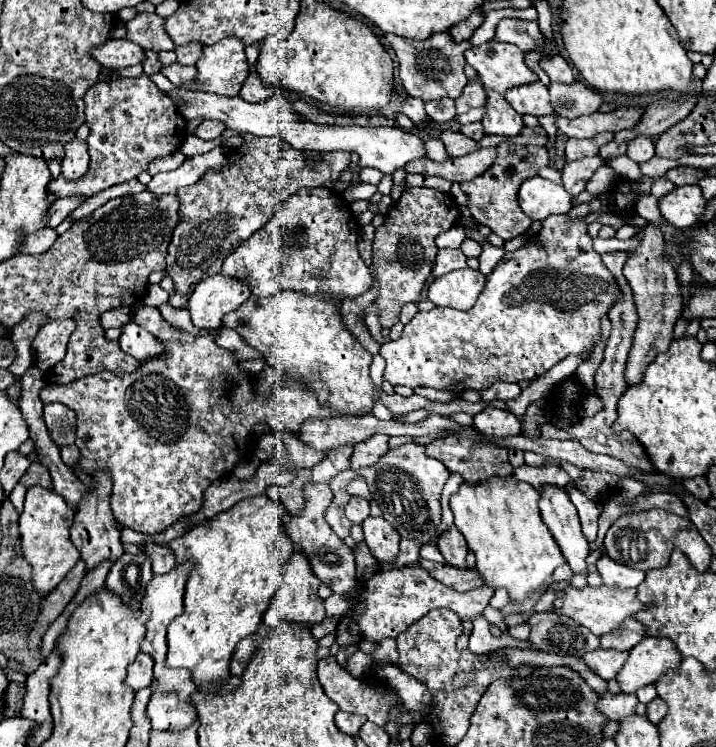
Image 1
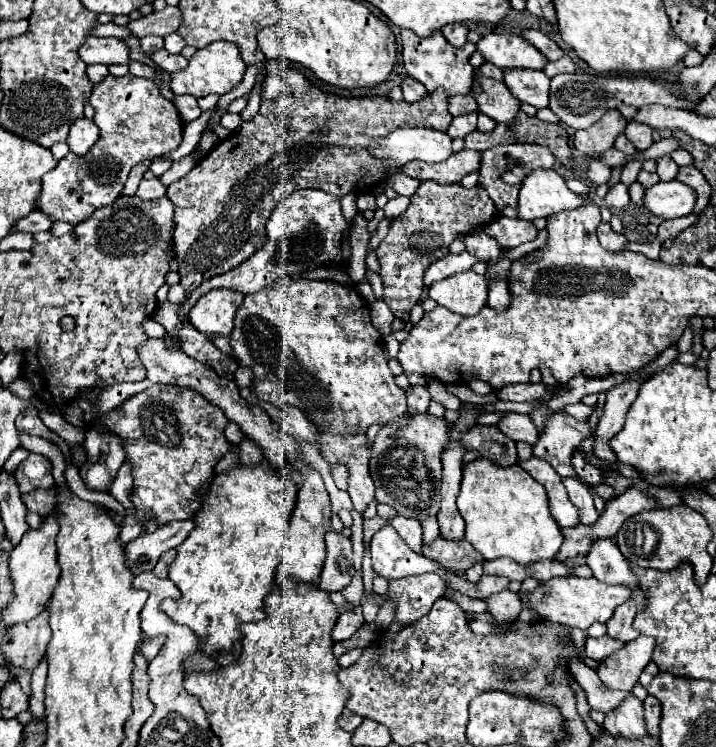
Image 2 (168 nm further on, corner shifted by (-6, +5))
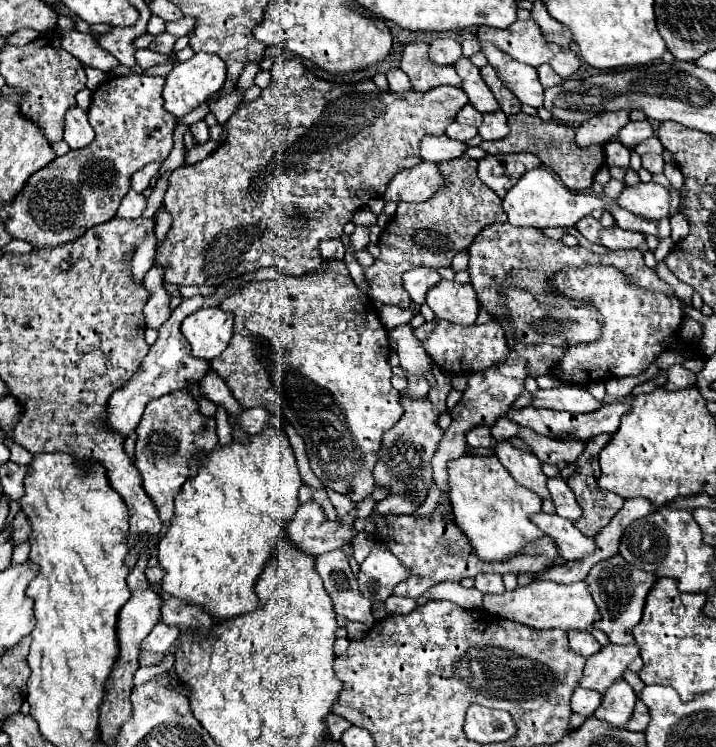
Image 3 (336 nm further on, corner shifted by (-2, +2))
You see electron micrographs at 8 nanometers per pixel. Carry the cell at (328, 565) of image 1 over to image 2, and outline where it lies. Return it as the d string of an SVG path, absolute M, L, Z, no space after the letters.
M329 530L325 542L327 542L327 558L319 578L319 586L327 592L341 592L355 574L351 540L345 538L343 534Z

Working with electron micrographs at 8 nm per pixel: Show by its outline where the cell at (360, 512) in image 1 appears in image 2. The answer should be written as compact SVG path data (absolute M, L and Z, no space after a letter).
M285 276L279 278L275 284L271 286L265 286L261 288L259 292L253 292L253 294L247 294L245 300L243 300L243 306L237 310L237 316L235 316L235 330L231 332L231 356L237 360L239 366L247 366L253 370L253 382L251 382L251 392L255 398L259 398L261 402L269 402L273 406L277 406L277 396L281 402L287 402L291 406L297 406L301 412L307 414L309 420L313 420L313 424L317 426L317 442L321 442L321 456L329 462L329 464L345 464L349 468L349 496L353 500L353 508L363 514L367 504L375 498L375 486L373 486L373 480L369 476L369 460L371 460L371 442L367 440L367 428L371 424L377 424L377 422L389 422L391 418L395 416L403 416L407 412L407 404L405 404L405 390L399 388L393 380L393 374L387 366L387 360L385 360L385 348L383 348L383 336L379 334L379 330L371 324L371 312L369 312L369 304L357 294L357 290L353 290L349 286L343 286L339 282L333 282L333 280L291 280L290 277Z

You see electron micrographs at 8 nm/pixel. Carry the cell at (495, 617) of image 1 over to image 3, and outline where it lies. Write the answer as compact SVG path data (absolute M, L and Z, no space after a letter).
M391 595L385 601L386 611L389 616L406 615L416 606L417 603L413 599L397 597L395 595Z

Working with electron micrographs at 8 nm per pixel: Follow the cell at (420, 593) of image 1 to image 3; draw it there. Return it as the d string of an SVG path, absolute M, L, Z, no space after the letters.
M481 573L475 577L475 587L481 593L503 593L505 585L501 575L493 575L493 573Z

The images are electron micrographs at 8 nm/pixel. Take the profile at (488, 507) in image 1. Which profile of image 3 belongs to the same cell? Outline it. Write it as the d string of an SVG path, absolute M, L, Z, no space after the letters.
M463 455L449 461L447 471L455 525L465 533L479 559L503 563L543 537L531 521L531 515L541 511L541 497L519 485L495 455Z

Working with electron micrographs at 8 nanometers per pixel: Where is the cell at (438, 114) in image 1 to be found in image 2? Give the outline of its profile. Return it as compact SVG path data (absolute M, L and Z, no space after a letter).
M471 94L467 96L453 96L449 102L449 112L453 116L463 116L463 114L471 114L477 110L477 102Z

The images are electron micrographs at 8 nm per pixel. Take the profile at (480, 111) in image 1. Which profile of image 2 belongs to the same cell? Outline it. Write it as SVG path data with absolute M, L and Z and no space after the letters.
M477 112L469 114L469 116L459 116L459 118L453 118L451 126L447 128L447 134L451 138L465 138L469 132L477 130Z

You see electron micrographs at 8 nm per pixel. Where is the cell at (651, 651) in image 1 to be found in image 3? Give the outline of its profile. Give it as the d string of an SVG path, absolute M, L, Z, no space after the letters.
M607 645L599 653L587 659L583 679L579 681L585 689L595 689L599 693L607 691L617 679L623 677L629 663L639 655L639 647L633 645Z

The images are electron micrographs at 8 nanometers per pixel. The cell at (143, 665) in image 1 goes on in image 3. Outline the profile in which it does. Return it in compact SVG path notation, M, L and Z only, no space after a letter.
M157 623L151 633L145 637L145 641L141 643L143 651L151 651L151 653L163 653L169 649L169 645L179 637L179 629L177 627L169 627L165 623Z

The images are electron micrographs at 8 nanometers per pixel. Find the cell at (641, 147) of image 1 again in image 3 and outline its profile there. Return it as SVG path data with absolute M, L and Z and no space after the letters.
M645 119L645 121L637 121L637 123L629 121L629 123L619 131L619 141L621 141L625 147L633 149L637 143L649 139L651 135L653 135L653 127L651 127L651 123L649 123L647 119Z

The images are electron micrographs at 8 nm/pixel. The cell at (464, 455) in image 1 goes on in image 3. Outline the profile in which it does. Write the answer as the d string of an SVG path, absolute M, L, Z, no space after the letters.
M471 429L467 433L467 443L469 447L485 447L485 449L495 449L497 447L497 439L491 435L489 429Z

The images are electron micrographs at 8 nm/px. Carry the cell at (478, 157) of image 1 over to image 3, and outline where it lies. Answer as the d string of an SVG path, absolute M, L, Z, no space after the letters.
M419 163L411 169L399 171L383 199L387 201L409 201L409 203L421 203L425 199L429 199L433 193L437 193L441 187L445 185L445 177L441 175L439 165L433 163Z

